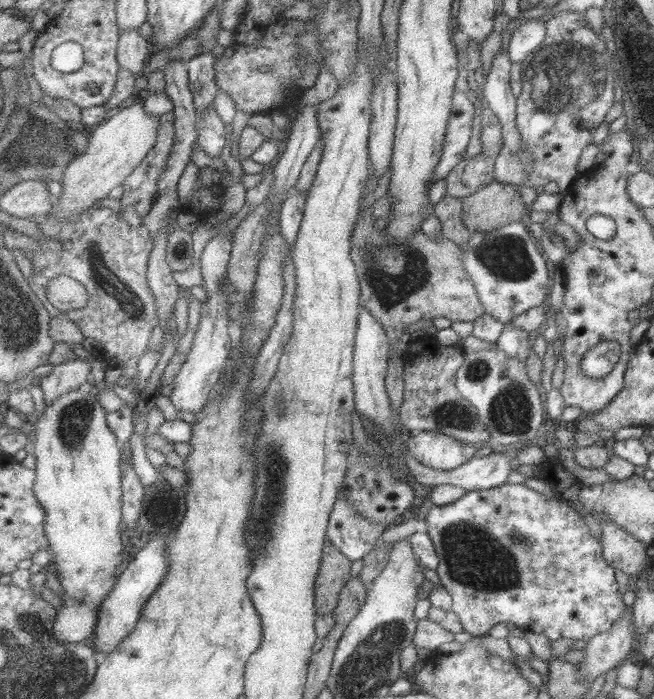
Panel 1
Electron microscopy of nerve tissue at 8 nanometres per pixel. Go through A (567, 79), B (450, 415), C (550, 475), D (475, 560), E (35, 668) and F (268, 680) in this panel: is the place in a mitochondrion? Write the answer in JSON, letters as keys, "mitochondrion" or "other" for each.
{"A":"mitochondrion","B":"mitochondrion","C":"other","D":"mitochondrion","E":"mitochondrion","F":"other"}

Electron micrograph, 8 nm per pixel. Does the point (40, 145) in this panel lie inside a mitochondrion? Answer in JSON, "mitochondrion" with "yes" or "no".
{"mitochondrion":"yes"}

